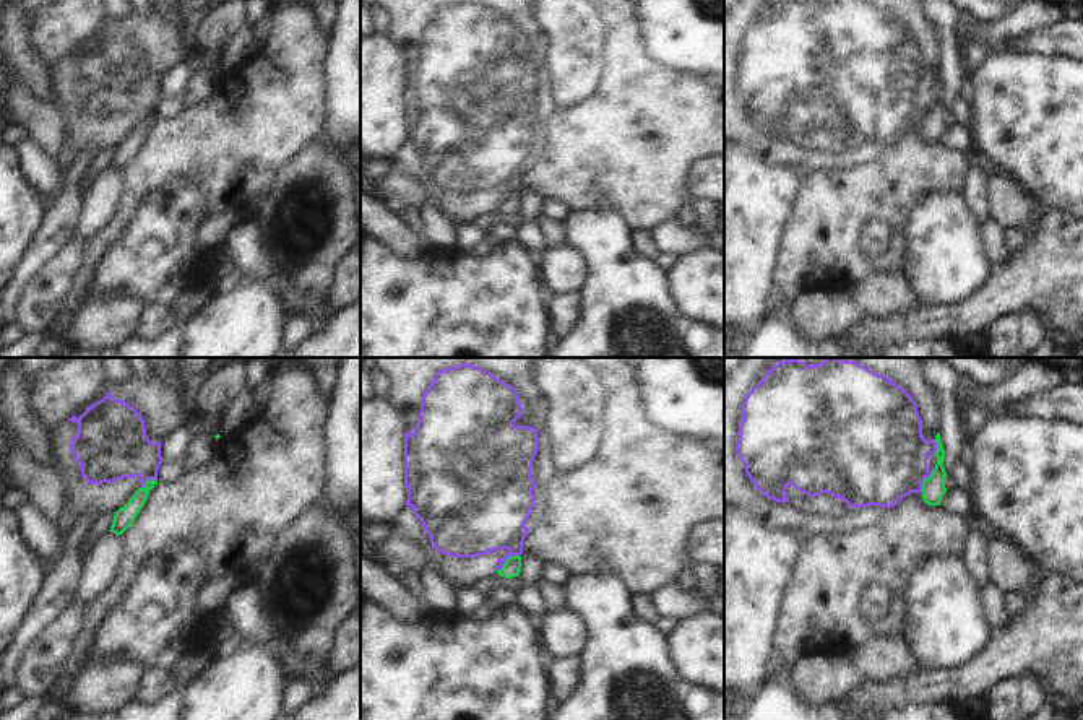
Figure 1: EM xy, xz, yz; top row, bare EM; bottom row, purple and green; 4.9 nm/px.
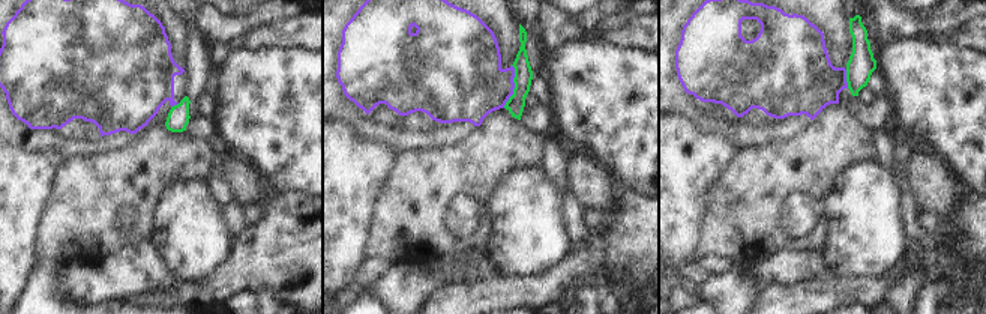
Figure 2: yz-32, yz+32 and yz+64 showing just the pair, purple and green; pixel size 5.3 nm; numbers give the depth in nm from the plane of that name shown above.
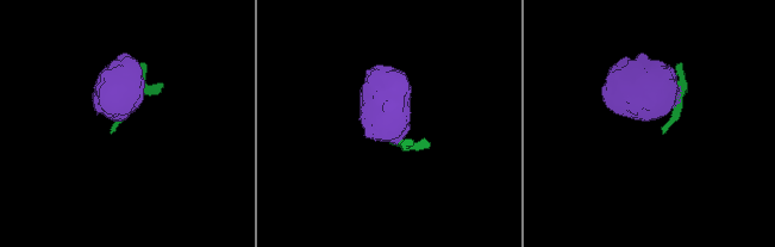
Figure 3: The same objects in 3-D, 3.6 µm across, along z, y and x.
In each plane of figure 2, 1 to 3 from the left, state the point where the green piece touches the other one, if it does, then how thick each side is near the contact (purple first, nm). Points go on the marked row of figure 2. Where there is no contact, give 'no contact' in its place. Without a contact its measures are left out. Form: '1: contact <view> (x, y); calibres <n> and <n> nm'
1: contact yz-32 (176, 104); calibres 400 and 120 nm
2: contact yz+32 (514, 86); calibres 400 and 100 nm
3: contact yz+64 (845, 78); calibres 380 and 140 nm

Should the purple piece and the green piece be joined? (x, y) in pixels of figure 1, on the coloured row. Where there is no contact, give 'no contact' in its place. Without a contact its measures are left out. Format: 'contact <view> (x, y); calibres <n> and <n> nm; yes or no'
contact xz (507, 558); calibres 380 and 90 nm; no

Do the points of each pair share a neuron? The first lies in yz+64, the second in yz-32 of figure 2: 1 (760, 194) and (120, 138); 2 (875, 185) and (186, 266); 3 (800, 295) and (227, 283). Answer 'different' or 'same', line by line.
1: different
2: same
3: same

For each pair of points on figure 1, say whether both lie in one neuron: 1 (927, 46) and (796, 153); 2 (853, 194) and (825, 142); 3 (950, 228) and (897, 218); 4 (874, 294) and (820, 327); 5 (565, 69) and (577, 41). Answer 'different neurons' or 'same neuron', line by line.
1: same neuron
2: different neurons
3: different neurons
4: same neuron
5: same neuron

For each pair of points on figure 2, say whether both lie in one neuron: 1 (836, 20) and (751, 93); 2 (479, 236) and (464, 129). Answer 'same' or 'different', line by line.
1: same
2: different

